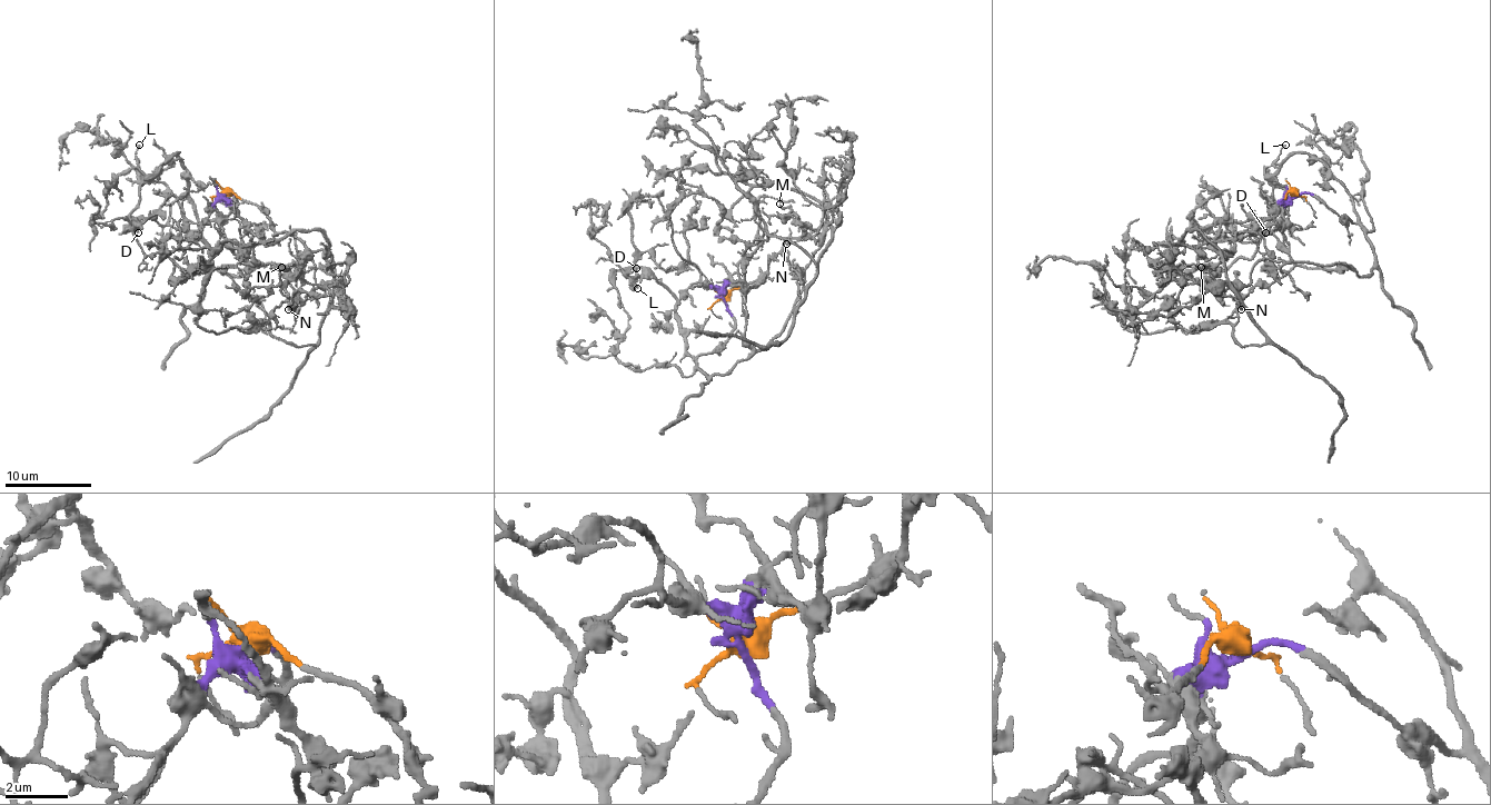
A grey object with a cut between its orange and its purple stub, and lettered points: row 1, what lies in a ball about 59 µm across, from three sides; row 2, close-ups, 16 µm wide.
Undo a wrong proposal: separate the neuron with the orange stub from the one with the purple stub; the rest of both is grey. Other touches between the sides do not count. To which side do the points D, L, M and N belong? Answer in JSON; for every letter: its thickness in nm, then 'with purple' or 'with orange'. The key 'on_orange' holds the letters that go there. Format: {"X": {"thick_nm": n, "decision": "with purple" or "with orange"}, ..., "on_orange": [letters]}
{"D": {"thick_nm": 140, "decision": "with purple"}, "L": {"thick_nm": 140, "decision": "with purple"}, "M": {"thick_nm": 180, "decision": "with orange"}, "N": {"thick_nm": 140, "decision": "with orange"}, "on_orange": ["M", "N"]}

